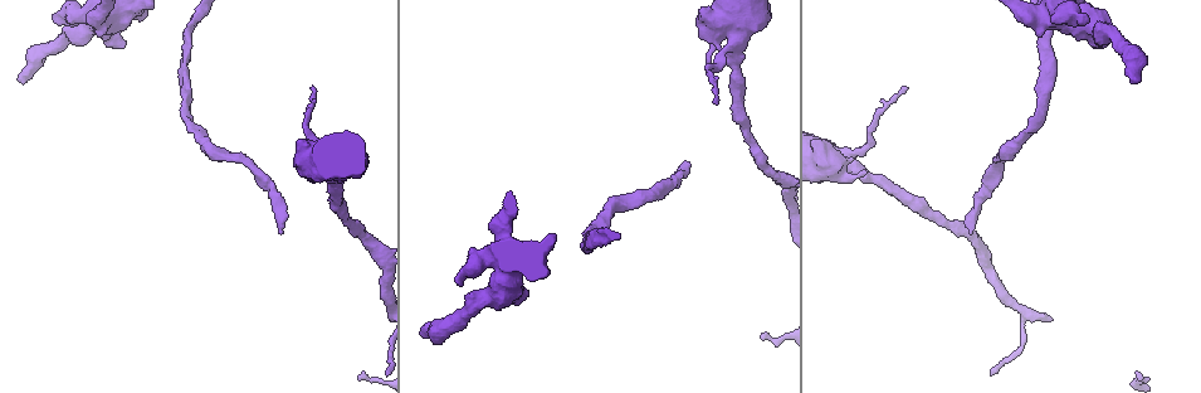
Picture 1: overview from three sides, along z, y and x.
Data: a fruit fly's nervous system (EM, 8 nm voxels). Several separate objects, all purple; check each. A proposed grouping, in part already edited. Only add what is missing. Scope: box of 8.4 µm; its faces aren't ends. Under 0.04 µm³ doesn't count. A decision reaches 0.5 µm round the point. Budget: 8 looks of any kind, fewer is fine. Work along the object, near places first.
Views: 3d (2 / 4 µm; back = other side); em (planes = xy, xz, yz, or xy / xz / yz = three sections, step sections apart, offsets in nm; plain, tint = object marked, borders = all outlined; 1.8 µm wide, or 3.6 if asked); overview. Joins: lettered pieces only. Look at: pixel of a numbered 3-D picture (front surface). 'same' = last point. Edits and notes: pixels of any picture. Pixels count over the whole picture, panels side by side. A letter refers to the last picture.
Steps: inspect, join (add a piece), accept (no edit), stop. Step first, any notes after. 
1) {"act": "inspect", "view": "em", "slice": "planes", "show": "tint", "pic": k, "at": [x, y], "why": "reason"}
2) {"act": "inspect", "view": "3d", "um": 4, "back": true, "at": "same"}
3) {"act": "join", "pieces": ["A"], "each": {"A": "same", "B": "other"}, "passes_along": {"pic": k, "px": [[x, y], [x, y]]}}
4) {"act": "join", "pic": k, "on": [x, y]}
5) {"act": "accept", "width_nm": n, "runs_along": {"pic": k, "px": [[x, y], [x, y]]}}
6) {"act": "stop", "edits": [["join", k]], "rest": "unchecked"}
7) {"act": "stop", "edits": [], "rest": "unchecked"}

{"act": "inspect", "view": "em", "slice": "planes", "show": "tint", "pic": 1, "at": [423, 338], "why": "an open end"}

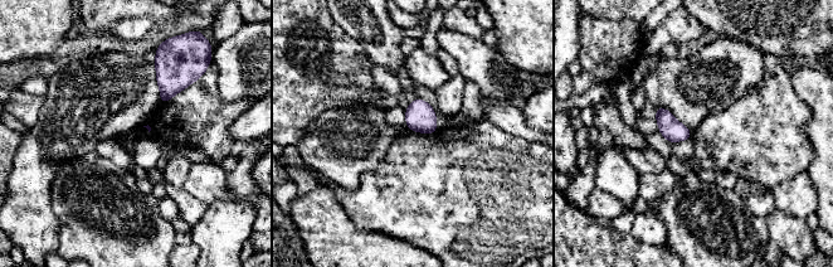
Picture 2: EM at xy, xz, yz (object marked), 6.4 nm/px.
{"act": "inspect", "view": "em", "slice": "planes", "show": "borders", "at": "same", "why": "what lies round it"}

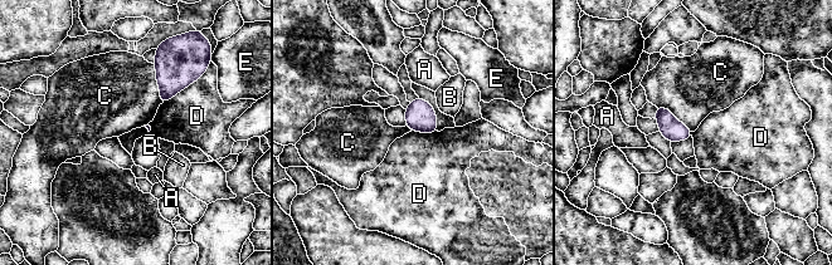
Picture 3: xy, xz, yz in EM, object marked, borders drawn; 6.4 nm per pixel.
{"act": "accept", "each": {"A": "other", "B": "other", "C": "other", "D": "other", "E": "other"}, "border": {"pic": 3, "px": [[199, 78], [161, 104]]}, "found": "none of them fits"}

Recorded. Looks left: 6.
{"act": "inspect", "view": "em", "slice": "planes", "show": "borders", "pic": 1, "at": [58, 18], "why": "free end"}

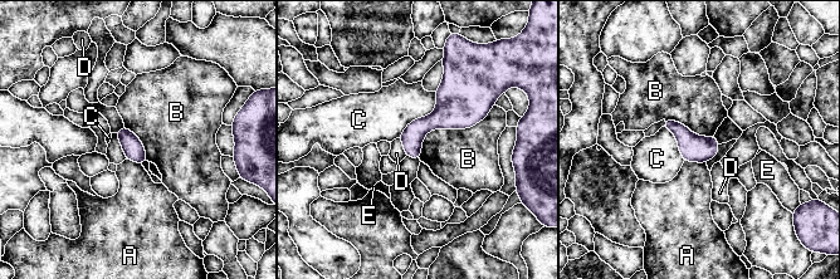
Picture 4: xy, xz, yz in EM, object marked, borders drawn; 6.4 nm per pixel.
{"act": "accept", "each": {"A": "other", "B": "other", "C": "other", "D": "other", "E": "other"}, "border": {"pic": 4, "px": [[494, 104], [430, 130], [419, 158]]}, "found": "no lettered piece goes on from it"}

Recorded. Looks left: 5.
{"act": "inspect", "view": "3d", "um": 2, "back": true, "pic": 1, "at": [279, 231], "why": "free end"}

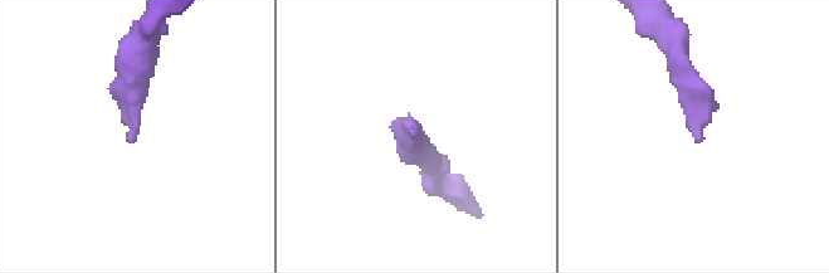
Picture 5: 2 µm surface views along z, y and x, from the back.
{"act": "inspect", "view": "em", "slice": "yz", "step": 16, "show": "tint", "pic": 5, "at": [694, 139], "why": "need the tissue"}

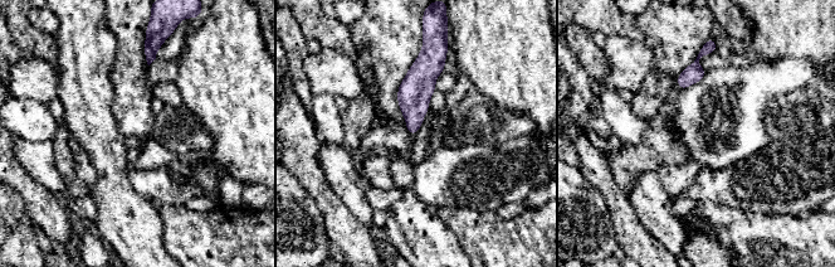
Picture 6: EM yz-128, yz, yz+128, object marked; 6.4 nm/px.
{"act": "inspect", "view": "em", "slice": "planes", "show": "borders", "at": "same"}

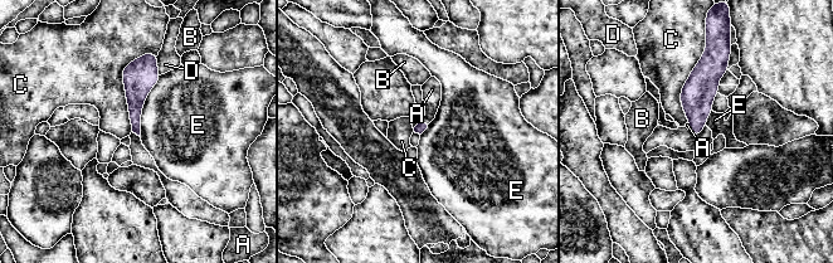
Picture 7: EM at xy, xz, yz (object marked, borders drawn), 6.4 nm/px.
{"act": "join", "pieces": ["A"], "each": {"A": "same", "B": "other", "C": "other", "D": "other", "E": "other"}, "passes_along": {"pic": 7, "px": [[420, 127], [425, 123], [432, 89]]}, "found": "it goes on there"}

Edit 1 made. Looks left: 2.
{"act": "stop", "edits": [["join", 7]], "rest": "unchecked"}

